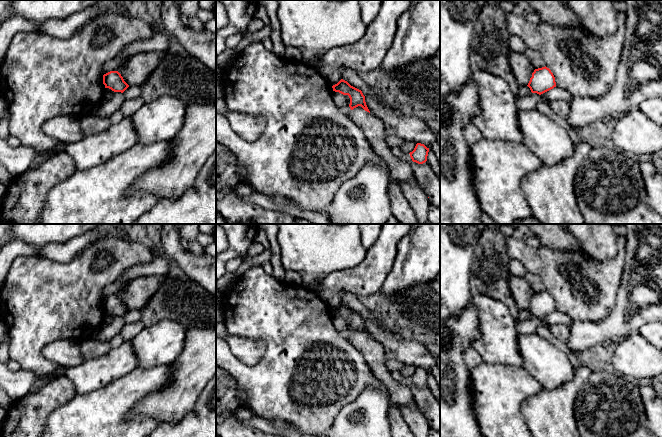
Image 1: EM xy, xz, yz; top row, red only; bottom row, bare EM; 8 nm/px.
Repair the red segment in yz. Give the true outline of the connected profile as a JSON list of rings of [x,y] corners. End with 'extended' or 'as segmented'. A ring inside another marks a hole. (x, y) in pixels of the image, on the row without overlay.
[[[549,292],[535,293],[527,309],[532,317],[539,319],[556,311],[555,301]]]; as segmented

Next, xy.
[[[110,295],[104,298],[103,308],[105,309],[105,312],[121,317],[123,317],[129,311],[118,295]]]; as segmented

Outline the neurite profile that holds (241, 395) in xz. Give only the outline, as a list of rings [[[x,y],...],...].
[[[236,380],[236,390],[237,390],[237,397],[238,400],[240,402],[240,408],[241,409],[246,409],[246,410],[251,410],[255,416],[258,416],[249,406],[248,402],[247,402],[247,398],[245,395],[244,390],[240,387],[240,385],[238,384],[237,380]]]

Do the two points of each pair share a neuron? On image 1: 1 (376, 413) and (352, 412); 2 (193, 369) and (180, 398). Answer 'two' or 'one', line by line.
1: one
2: one

